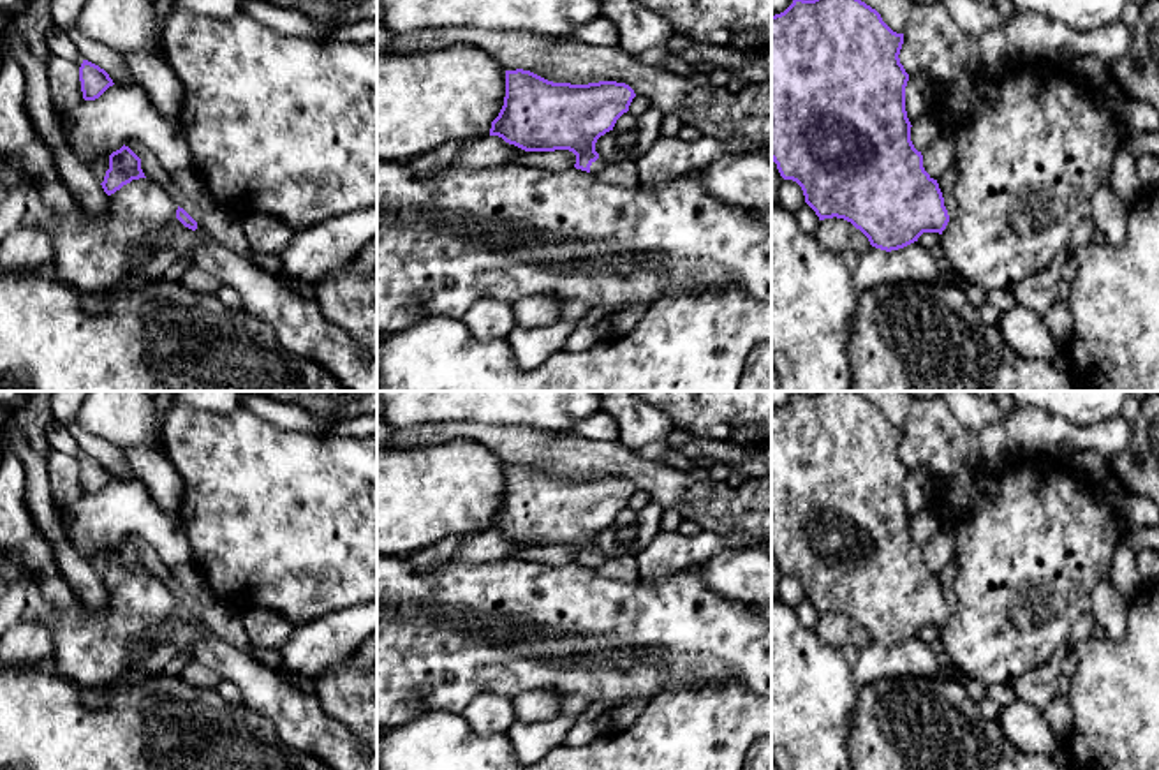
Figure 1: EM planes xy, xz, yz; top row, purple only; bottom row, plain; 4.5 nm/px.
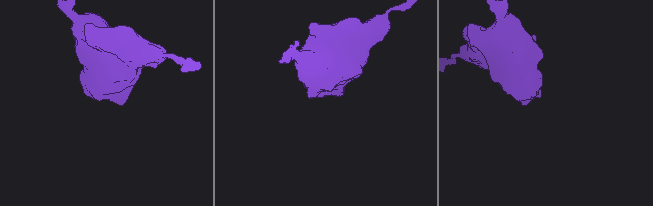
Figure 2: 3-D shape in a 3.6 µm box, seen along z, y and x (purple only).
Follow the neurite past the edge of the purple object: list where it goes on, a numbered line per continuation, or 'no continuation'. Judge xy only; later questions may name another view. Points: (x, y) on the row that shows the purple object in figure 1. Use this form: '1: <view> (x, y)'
1: xy (300, 326)

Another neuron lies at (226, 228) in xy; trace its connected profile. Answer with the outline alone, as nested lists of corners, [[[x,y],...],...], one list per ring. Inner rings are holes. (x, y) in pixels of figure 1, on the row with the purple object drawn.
[[[129,139],[125,146],[129,146],[141,159],[144,176],[162,183],[176,206],[183,208],[197,222],[197,226],[204,227],[220,245],[227,247],[229,250],[240,255],[252,255],[240,215],[224,208],[210,211],[188,199],[159,164],[153,152],[148,150],[139,139]]]

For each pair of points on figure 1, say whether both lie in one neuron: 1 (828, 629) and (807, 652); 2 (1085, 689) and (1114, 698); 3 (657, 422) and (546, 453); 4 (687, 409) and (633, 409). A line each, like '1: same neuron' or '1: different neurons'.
1: different neurons
2: same neuron
3: different neurons
4: different neurons

